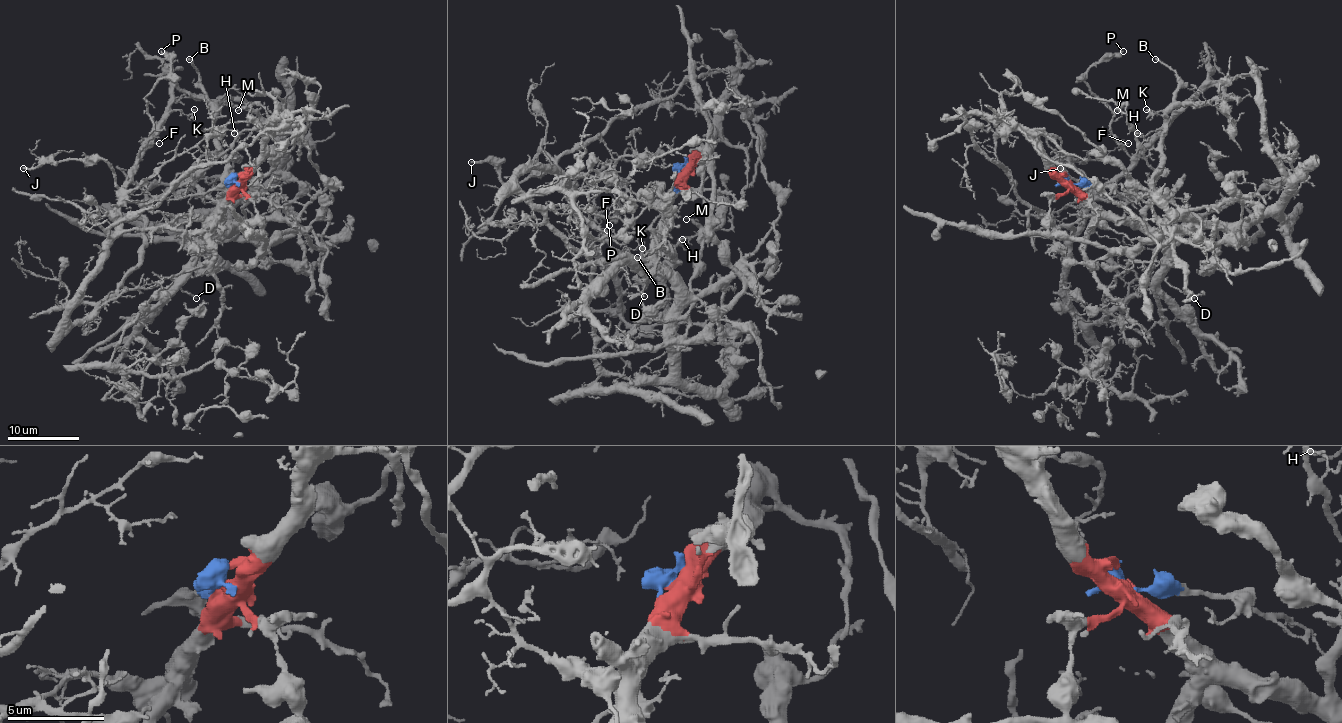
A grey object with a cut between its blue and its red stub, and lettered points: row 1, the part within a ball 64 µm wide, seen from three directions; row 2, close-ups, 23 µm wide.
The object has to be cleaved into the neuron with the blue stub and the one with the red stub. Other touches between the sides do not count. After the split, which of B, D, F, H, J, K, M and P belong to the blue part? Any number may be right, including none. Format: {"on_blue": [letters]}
{"on_blue": ["F", "H", "J", "K", "M", "P"]}

